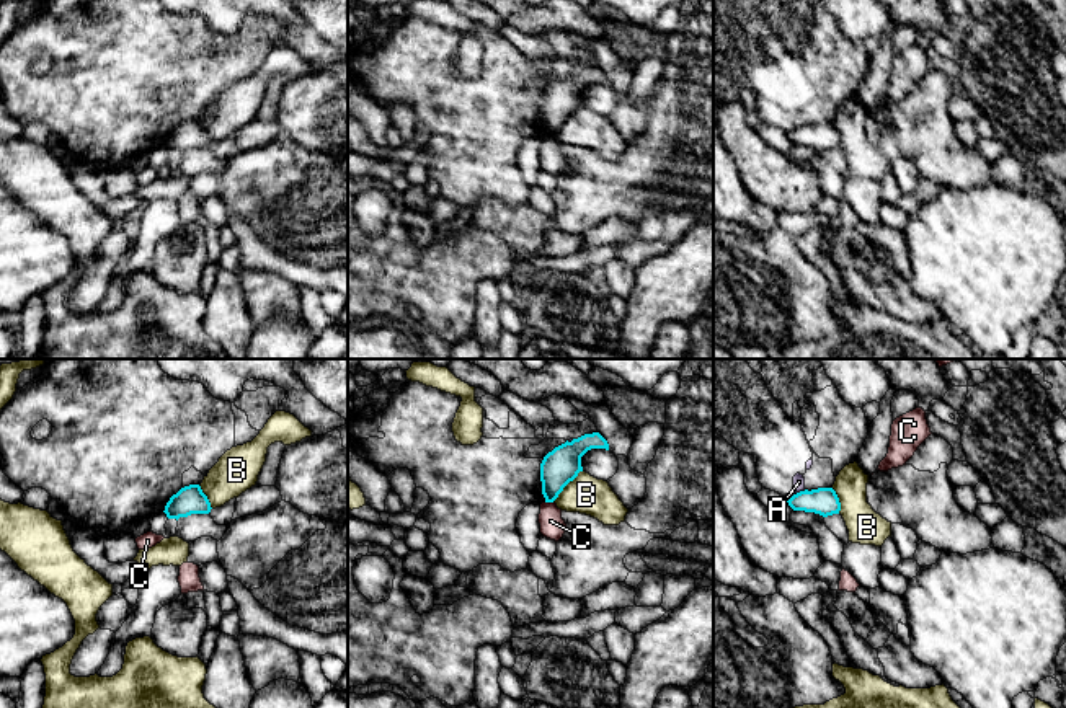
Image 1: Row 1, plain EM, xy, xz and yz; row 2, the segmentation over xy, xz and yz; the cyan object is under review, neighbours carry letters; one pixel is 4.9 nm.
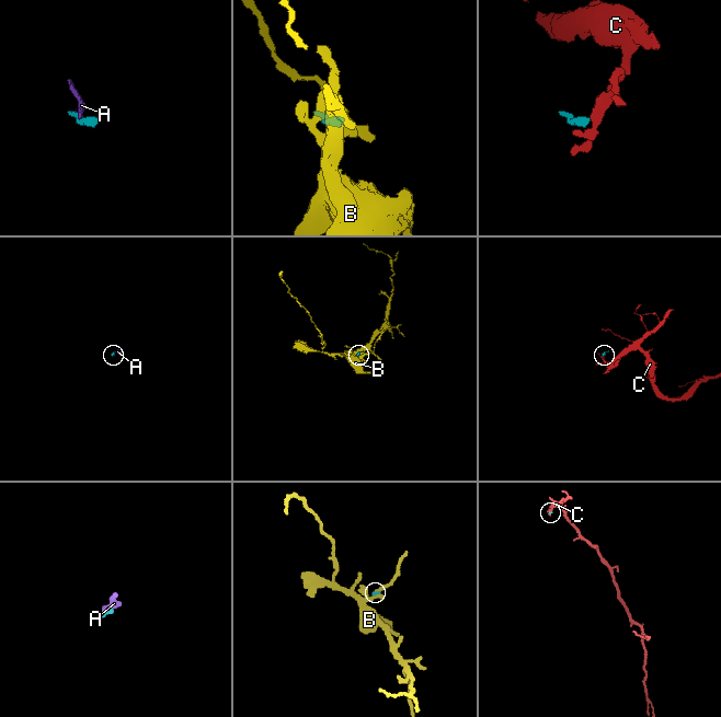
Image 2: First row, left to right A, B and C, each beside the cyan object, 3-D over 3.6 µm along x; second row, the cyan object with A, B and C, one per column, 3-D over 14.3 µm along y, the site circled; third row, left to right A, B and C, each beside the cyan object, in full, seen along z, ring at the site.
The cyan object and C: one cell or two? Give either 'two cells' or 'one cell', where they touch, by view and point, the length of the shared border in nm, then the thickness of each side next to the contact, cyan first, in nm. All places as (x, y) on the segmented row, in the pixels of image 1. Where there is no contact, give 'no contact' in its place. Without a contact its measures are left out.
two cells; meets cyan in xz at (549, 501); contact 40 nm long; 180 nm thick on the cyan side, 120 nm on the other

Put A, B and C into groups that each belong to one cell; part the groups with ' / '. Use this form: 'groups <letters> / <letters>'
groups A / B / C

